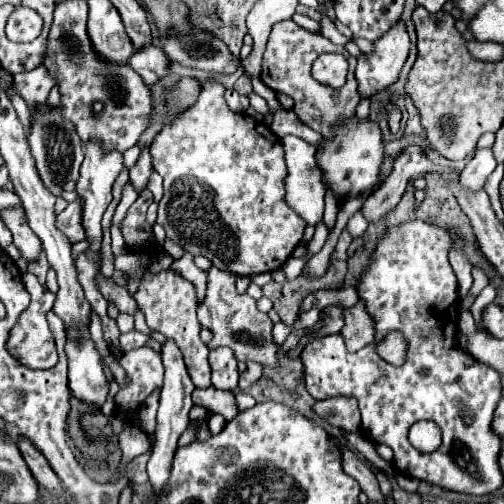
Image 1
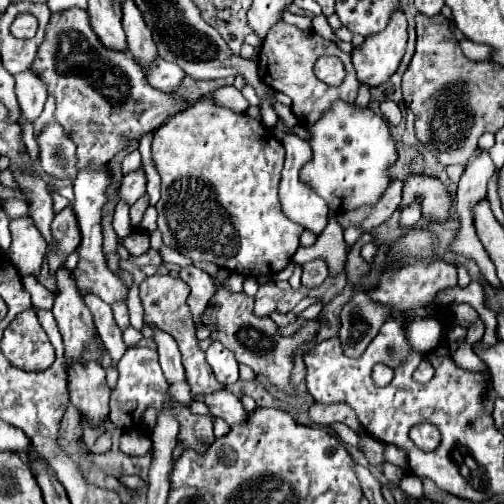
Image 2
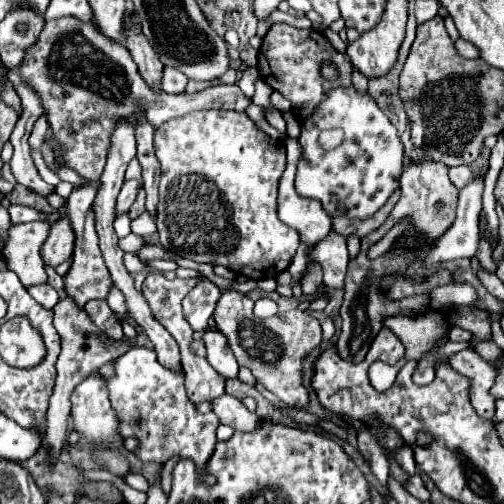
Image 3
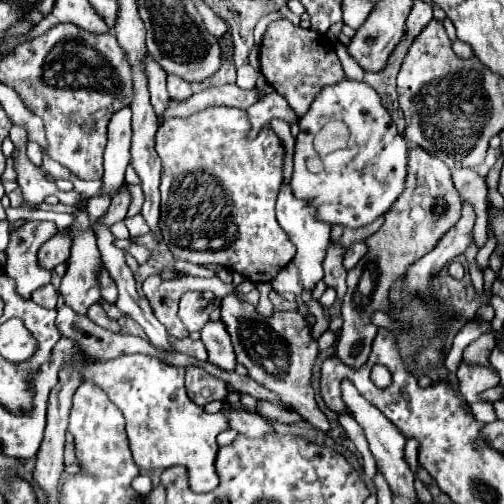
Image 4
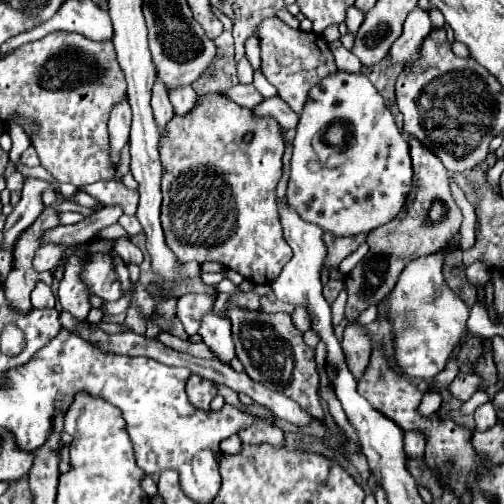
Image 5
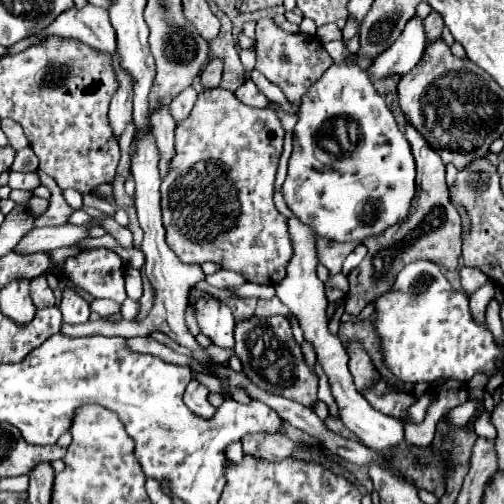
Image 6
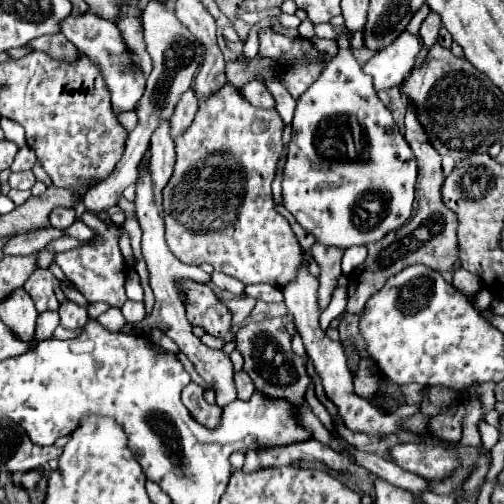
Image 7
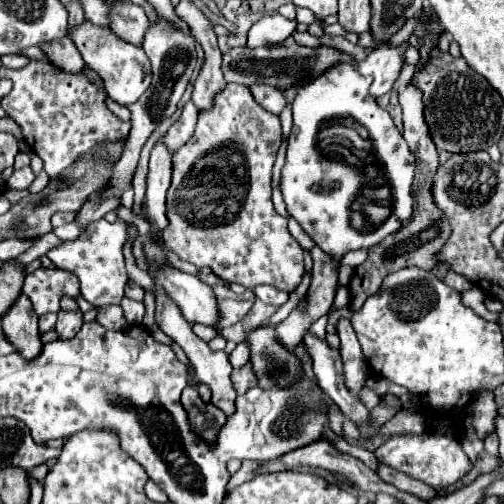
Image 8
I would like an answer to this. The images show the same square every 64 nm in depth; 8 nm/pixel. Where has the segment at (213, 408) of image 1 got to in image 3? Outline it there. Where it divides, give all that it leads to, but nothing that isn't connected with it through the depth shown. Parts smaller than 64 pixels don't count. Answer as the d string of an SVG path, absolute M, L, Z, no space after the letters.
M224 394L224 396L216 398L212 404L214 404L214 414L220 418L220 422L234 428L234 430L254 432L260 426L258 414L248 412L246 406L230 394Z

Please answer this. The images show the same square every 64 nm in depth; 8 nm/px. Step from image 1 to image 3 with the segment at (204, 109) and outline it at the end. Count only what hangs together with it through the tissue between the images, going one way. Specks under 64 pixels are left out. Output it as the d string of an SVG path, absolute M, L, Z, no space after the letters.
M202 110L162 124L154 136L154 148L162 166L156 224L160 244L166 250L194 262L222 264L252 280L276 278L288 268L300 240L298 232L284 226L276 216L278 182L286 168L286 152L280 140L274 142L258 130L244 112Z

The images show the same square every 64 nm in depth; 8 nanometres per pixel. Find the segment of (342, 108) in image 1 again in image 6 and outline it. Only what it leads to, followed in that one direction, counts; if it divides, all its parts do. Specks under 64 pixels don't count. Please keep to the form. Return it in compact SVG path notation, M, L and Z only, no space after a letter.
M272 18L258 20L256 24L256 70L262 72L270 82L280 86L294 108L300 104L300 98L306 94L306 90L330 68L332 62L334 60L328 56L328 52L322 48L316 36L282 32L272 22Z

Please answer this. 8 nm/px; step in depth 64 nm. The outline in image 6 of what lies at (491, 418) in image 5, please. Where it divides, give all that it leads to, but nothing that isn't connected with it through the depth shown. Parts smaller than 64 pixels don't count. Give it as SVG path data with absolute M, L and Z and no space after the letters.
M486 410L476 418L476 422L474 422L474 430L476 430L478 436L488 436L488 440L494 440L494 438L496 438L496 428L492 426L492 422L490 422Z

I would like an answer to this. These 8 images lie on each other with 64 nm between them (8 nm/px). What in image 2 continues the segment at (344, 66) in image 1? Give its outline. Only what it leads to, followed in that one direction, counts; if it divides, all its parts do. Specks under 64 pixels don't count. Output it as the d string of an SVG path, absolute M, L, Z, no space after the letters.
M322 56L316 62L316 76L330 86L338 86L344 80L344 66L334 56Z

